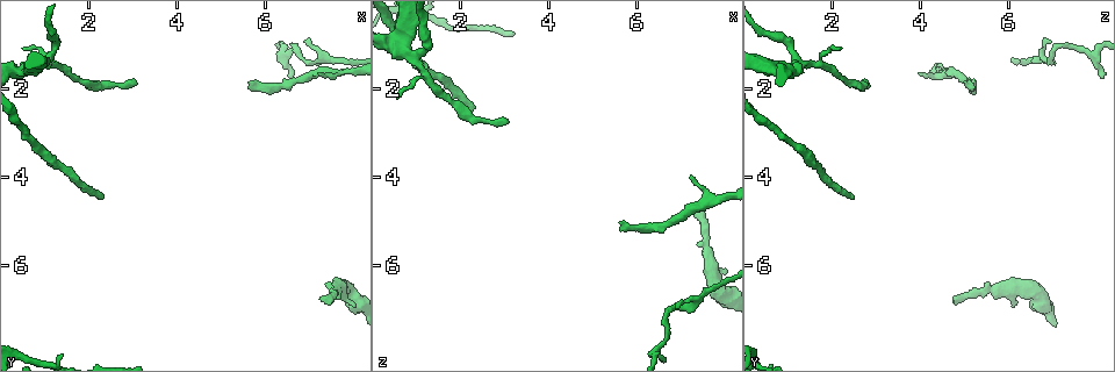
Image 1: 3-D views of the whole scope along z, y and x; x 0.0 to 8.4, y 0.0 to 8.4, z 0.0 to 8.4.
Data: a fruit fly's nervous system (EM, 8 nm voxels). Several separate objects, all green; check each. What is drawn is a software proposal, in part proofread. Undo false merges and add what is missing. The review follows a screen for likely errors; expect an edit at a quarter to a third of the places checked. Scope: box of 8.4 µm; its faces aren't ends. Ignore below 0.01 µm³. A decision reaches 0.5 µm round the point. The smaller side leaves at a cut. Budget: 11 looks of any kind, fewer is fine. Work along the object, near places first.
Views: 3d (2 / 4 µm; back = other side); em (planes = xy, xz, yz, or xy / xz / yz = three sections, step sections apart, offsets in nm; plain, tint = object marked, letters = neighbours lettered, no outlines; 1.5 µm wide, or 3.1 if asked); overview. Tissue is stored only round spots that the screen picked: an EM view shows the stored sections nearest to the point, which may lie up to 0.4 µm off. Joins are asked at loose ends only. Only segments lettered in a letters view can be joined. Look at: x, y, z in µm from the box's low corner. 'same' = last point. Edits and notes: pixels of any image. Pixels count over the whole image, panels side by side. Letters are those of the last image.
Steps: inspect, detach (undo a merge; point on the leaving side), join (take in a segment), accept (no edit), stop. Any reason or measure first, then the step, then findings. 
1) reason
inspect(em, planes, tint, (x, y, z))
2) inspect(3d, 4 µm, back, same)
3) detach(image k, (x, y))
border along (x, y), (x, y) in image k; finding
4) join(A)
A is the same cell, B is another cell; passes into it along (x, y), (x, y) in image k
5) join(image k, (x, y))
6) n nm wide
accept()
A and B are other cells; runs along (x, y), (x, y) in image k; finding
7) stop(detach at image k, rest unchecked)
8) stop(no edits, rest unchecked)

long arm stops here
inspect(3d, 2 µm, (2.40, 4.50, 2.45))

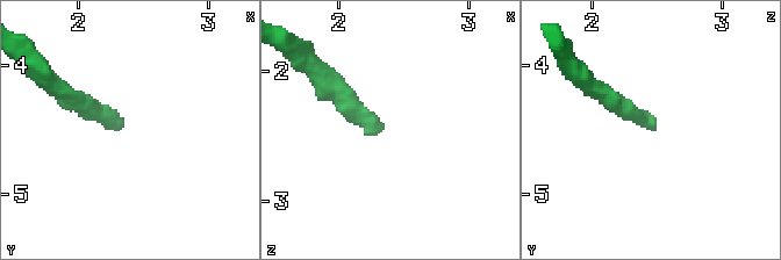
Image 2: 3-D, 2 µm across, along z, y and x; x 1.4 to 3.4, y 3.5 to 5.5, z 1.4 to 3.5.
shape alone is not enough
inspect(em, xz, step 8, tint, (2.32, 4.50, 2.48))

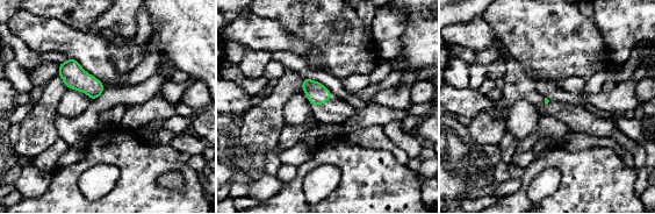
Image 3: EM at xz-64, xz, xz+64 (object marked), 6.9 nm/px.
cut it another way
inspect(em, planes, letters, same)

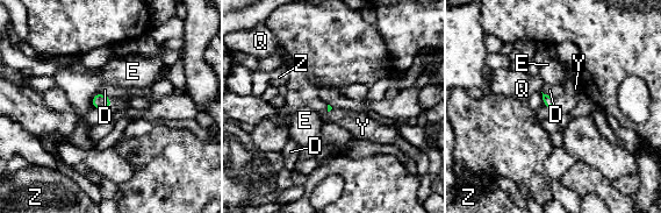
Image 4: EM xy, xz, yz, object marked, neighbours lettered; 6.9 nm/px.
join(Y)
Y is the same cell, D, E, Q and Z are other cells; the neuron continues

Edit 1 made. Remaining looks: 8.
branch stops here
inspect(em, planes, letters, (7.25, 6.75, 4.80))

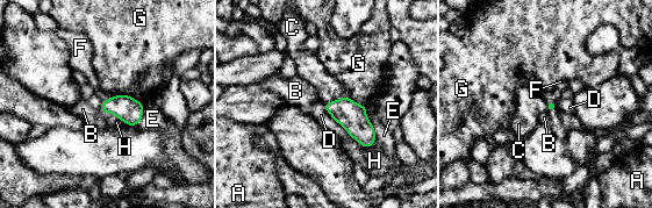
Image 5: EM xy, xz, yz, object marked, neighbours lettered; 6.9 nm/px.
join(C)
C is the same cell, A, B, D, E, F, G and H are other cells; passes into it along (350, 115), (337, 100), (329, 88) in image 5; the neuron continues

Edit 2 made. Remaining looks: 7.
branch stops here
inspect(3d, 2 µm, (3.10, 1.90, 2.80))

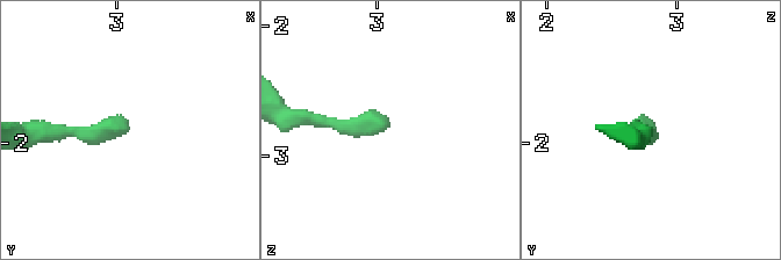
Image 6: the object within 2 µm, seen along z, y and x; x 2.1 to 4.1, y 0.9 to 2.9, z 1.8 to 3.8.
need the tissue
inspect(em, planes, plain, (3.08, 1.90, 2.76))

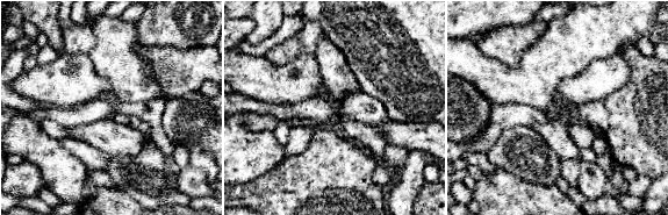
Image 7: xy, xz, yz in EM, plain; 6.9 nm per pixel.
see the neighbours
inspect(em, planes, letters, same)

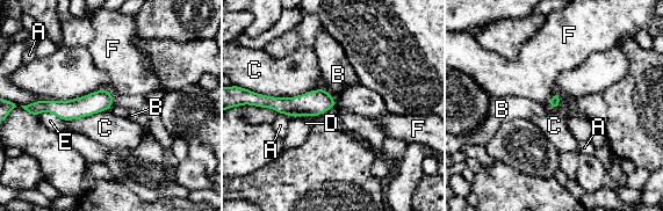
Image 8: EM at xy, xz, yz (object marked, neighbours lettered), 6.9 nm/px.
accept()
A, B, C, D, E and F are other cells; border along (324, 88), (336, 101) in image 8; none of them fits

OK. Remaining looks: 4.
stop(join at image 4, join at image 5, rest unchecked)

